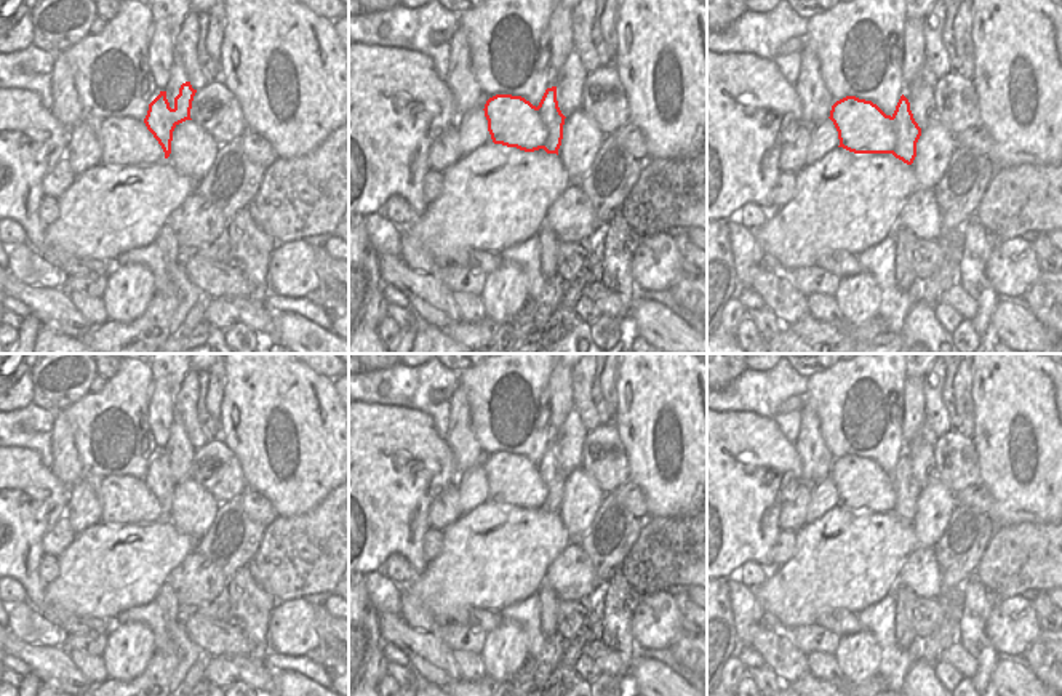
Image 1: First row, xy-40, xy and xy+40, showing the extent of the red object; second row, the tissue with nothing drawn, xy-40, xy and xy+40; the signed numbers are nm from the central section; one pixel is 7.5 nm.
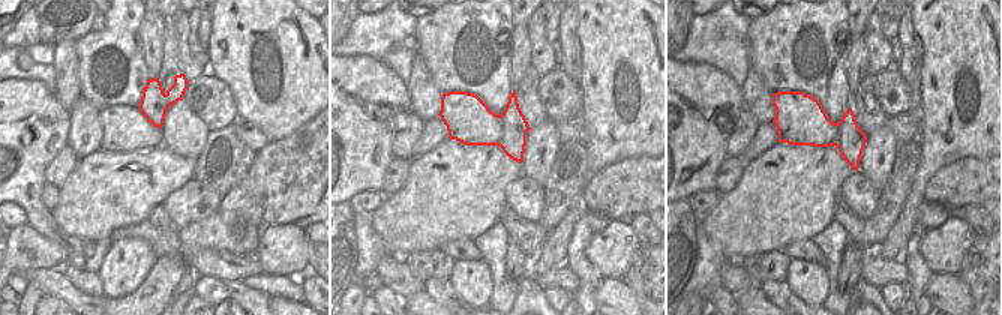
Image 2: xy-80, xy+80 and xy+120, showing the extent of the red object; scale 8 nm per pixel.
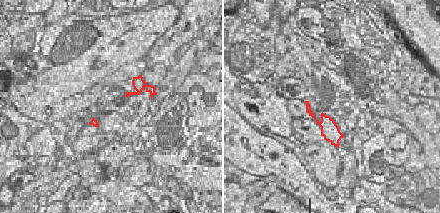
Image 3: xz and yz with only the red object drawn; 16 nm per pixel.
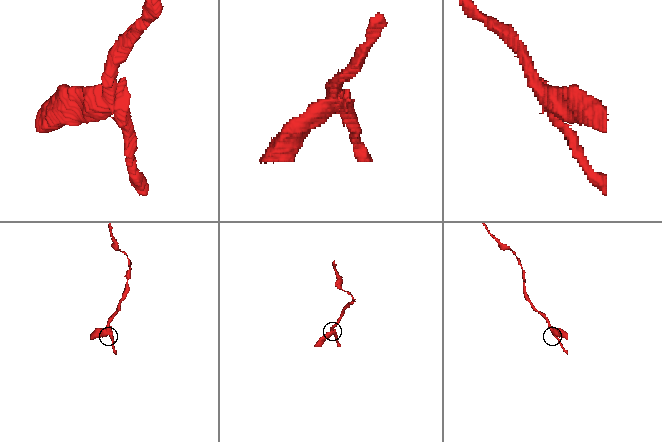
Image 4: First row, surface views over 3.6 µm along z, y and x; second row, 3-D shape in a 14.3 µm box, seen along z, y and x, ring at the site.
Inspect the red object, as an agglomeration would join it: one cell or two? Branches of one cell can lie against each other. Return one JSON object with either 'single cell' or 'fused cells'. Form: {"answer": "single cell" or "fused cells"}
{"answer": "fused cells"}

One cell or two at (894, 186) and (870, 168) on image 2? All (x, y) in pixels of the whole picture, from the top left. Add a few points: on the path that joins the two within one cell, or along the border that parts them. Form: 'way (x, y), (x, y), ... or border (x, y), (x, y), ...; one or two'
border (897, 147), (893, 168), (879, 194); two

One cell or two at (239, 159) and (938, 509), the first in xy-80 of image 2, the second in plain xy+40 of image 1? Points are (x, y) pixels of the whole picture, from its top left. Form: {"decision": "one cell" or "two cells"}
{"decision": "two cells"}

